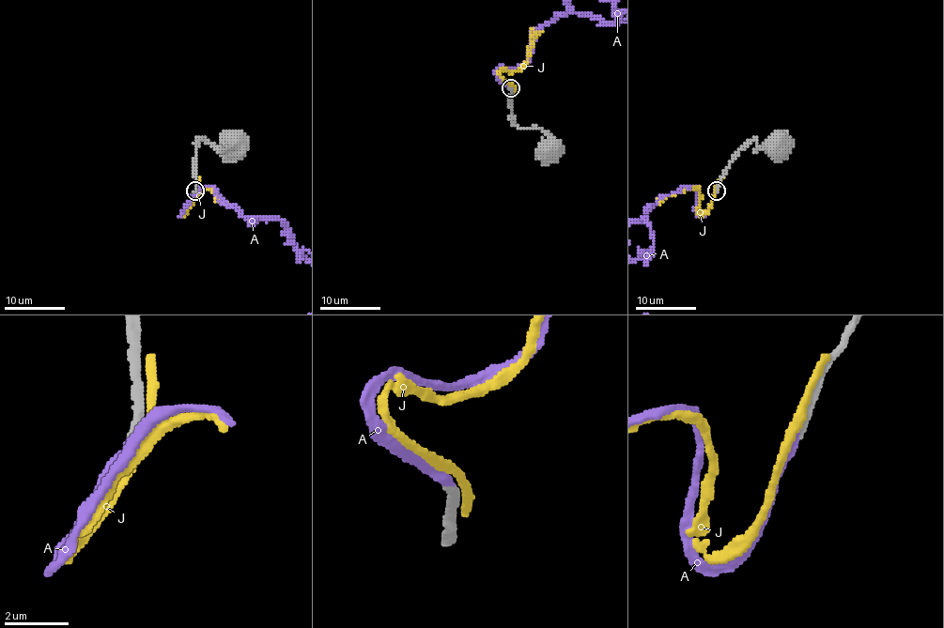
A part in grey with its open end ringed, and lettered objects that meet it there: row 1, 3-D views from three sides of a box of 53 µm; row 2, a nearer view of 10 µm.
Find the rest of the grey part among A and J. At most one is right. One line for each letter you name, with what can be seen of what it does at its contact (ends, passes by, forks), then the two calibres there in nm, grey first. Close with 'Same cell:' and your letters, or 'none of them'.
A: It ends there. Thickness 280 nm (grey) against 220 nm
Same cell: A

